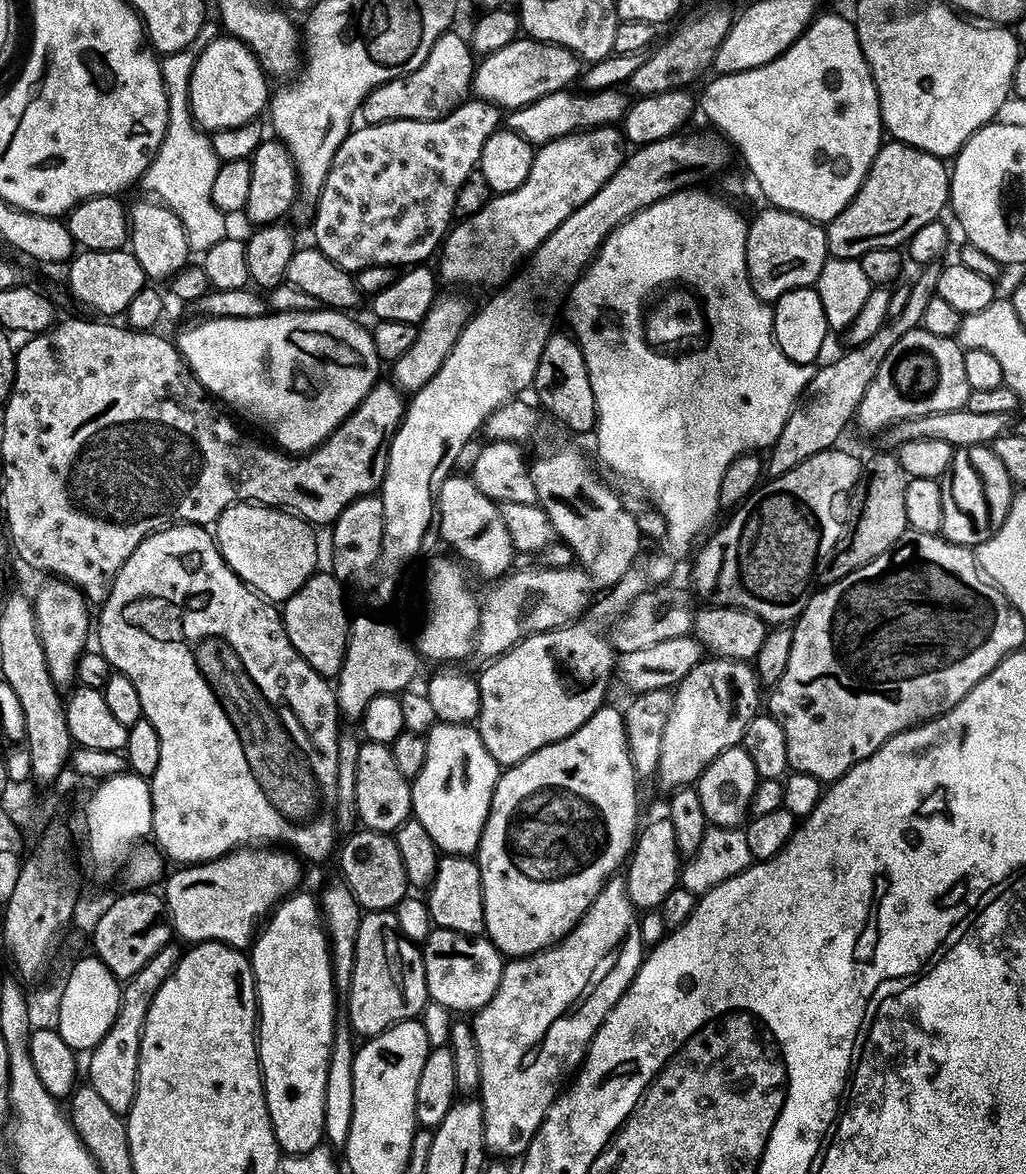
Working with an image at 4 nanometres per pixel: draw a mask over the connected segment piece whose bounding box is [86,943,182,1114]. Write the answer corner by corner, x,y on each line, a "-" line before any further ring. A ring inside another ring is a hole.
170,943
138,974
134,974
132,980
123,985
122,995
120,997
120,1013
106,1038
96,1048
93,1048
86,1060
86,1080
98,1092
99,1097
103,1099
119,1114
131,1112
134,1102
136,1101
136,1091
138,1090
138,1078
140,1077
140,1051
142,1050
142,1038
146,1030
146,1018
158,990
166,986
170,974
180,965
181,949
176,949
175,943

